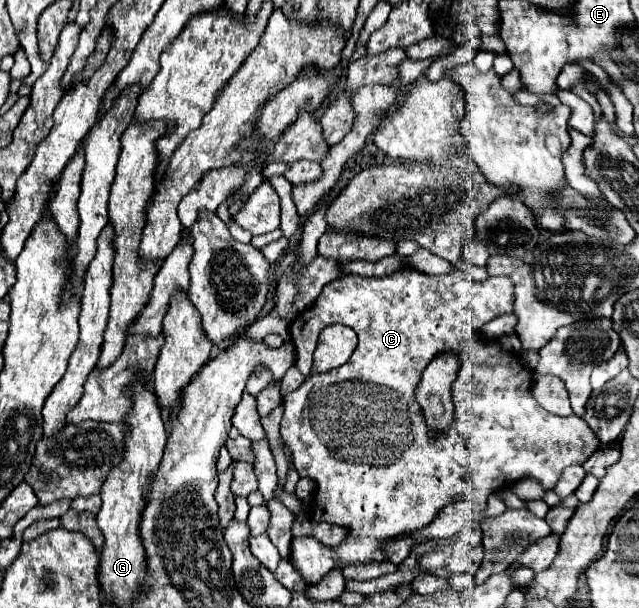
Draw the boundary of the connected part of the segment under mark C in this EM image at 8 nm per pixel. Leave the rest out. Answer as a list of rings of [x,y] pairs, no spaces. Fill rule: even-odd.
[[[405,267],[405,269],[399,269],[387,277],[359,277],[359,275],[343,275],[339,281],[331,281],[331,285],[325,285],[321,295],[315,299],[315,303],[305,309],[303,313],[299,313],[291,325],[289,325],[289,333],[291,333],[291,339],[293,339],[293,345],[295,345],[295,367],[305,373],[305,383],[295,389],[293,393],[289,393],[285,399],[283,399],[283,407],[285,407],[285,413],[283,413],[283,419],[281,419],[281,439],[285,441],[287,449],[291,451],[291,459],[293,459],[293,465],[297,469],[297,473],[301,477],[307,477],[307,479],[313,479],[315,485],[317,485],[317,491],[315,491],[315,499],[313,503],[309,505],[309,519],[313,521],[325,521],[325,523],[333,523],[333,525],[343,525],[343,527],[349,527],[349,535],[345,537],[342,543],[337,548],[325,547],[315,538],[312,537],[296,537],[291,541],[291,555],[289,555],[289,561],[291,565],[295,567],[295,571],[301,575],[301,579],[307,583],[307,585],[315,585],[319,583],[329,571],[333,569],[345,569],[347,565],[353,565],[353,563],[381,563],[381,561],[387,561],[385,553],[383,553],[383,545],[385,541],[389,539],[397,539],[401,535],[411,535],[423,527],[427,527],[435,515],[439,513],[439,509],[443,509],[445,505],[453,503],[453,501],[459,501],[459,499],[477,499],[479,503],[487,503],[487,497],[501,489],[501,487],[511,487],[513,483],[517,483],[519,479],[527,479],[527,477],[533,477],[541,483],[541,487],[545,491],[553,489],[555,487],[555,481],[559,481],[559,475],[565,467],[571,467],[571,465],[583,465],[595,451],[601,449],[601,441],[599,437],[593,433],[593,429],[577,415],[569,415],[569,417],[559,417],[559,415],[553,415],[553,413],[547,413],[537,401],[535,397],[531,397],[531,377],[535,377],[535,373],[511,351],[505,351],[503,345],[497,341],[497,339],[491,339],[487,341],[483,337],[483,331],[481,331],[481,325],[485,325],[487,321],[499,317],[499,315],[507,315],[507,313],[513,313],[513,301],[515,301],[515,295],[513,295],[513,281],[509,277],[487,277],[485,281],[477,283],[473,279],[469,279],[463,271],[455,269],[451,273],[445,273],[445,275],[439,275],[439,277],[431,277],[427,273],[419,273],[417,269],[411,269],[411,267]],[[335,323],[341,323],[341,325],[347,325],[351,327],[357,337],[359,337],[359,345],[357,349],[353,351],[351,359],[333,369],[333,371],[327,371],[327,373],[319,373],[319,375],[311,375],[311,363],[313,363],[313,351],[317,347],[317,337],[319,333],[323,331],[323,327],[327,325],[335,325]],[[473,331],[473,338],[463,341],[465,339],[465,333],[471,333]],[[443,351],[451,351],[455,353],[460,360],[460,367],[457,373],[457,379],[453,383],[453,403],[455,403],[455,421],[457,421],[457,435],[461,437],[463,445],[439,445],[439,435],[433,435],[429,433],[429,429],[425,427],[425,419],[421,415],[421,409],[415,401],[415,389],[419,385],[419,377],[423,373],[423,369],[431,363],[431,359]]]

